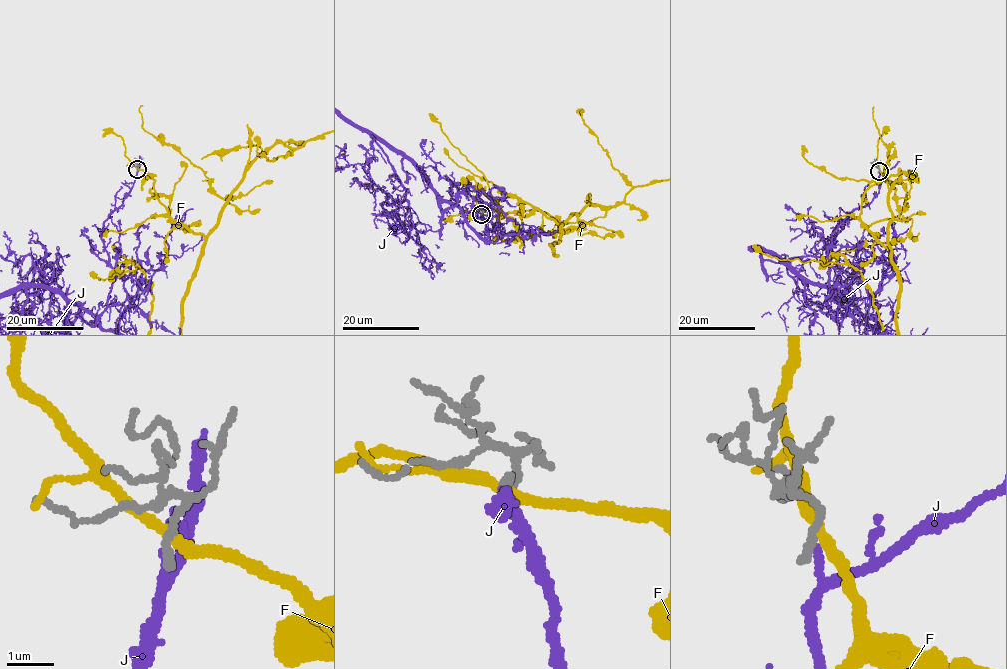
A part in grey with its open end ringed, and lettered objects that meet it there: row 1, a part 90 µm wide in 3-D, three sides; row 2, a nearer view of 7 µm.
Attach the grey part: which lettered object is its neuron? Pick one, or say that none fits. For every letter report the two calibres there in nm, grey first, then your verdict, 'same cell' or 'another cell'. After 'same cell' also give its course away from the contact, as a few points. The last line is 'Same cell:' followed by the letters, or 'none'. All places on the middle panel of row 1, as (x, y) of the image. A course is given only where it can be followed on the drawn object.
F: calibres 200 and 200 nm; another cell
J: calibres 180 and 150 nm; same cell
Same cell: J

